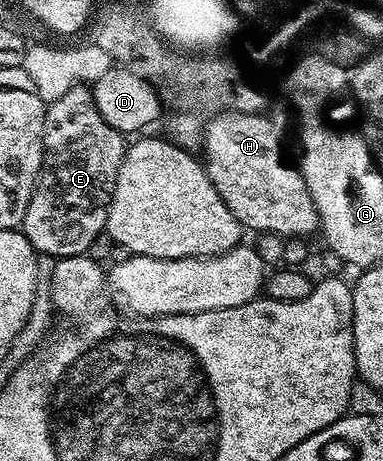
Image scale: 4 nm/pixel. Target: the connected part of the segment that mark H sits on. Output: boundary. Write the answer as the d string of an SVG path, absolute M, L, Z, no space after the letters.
M242 111L216 115L203 131L201 157L217 195L233 211L244 230L256 229L259 233L276 233L279 239L307 239L311 232L319 229L319 216L303 176L298 168L283 158L279 146L279 133L274 125L262 114L245 114Z

